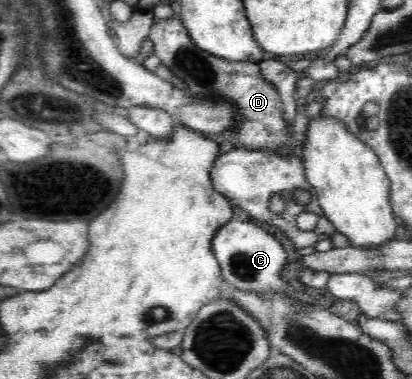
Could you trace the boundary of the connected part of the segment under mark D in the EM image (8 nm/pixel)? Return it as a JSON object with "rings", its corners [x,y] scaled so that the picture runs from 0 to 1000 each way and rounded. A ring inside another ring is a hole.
{"rings":[[[434,45],[376,53],[359,103],[369,103],[376,145],[449,219],[466,251],[500,261],[558,266],[573,282],[573,343],[553,343],[566,391],[670,398],[706,354],[680,290],[677,237],[631,190],[629,172],[607,161],[553,161],[476,121]]]}

